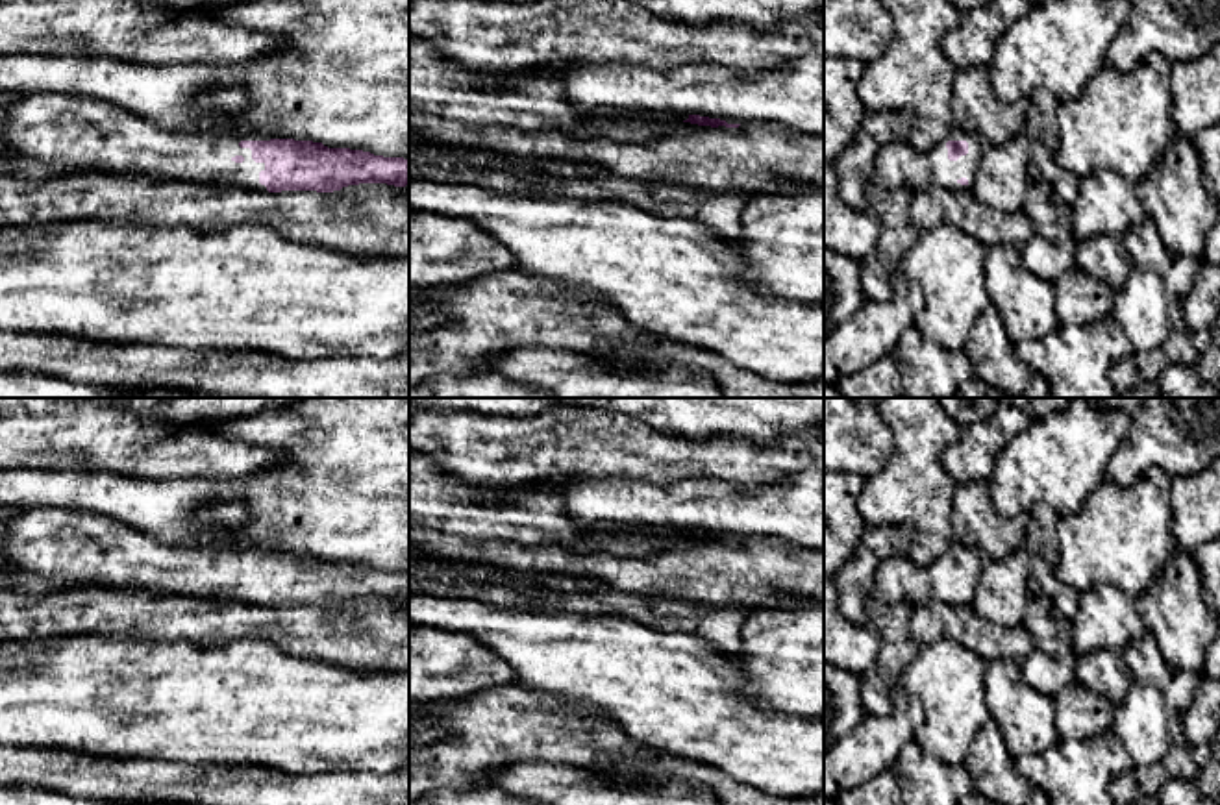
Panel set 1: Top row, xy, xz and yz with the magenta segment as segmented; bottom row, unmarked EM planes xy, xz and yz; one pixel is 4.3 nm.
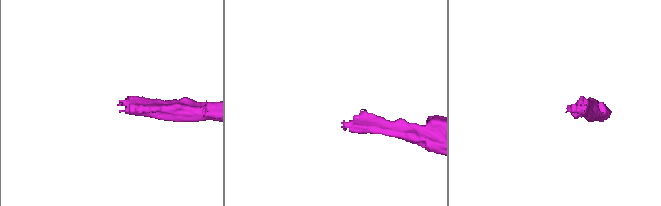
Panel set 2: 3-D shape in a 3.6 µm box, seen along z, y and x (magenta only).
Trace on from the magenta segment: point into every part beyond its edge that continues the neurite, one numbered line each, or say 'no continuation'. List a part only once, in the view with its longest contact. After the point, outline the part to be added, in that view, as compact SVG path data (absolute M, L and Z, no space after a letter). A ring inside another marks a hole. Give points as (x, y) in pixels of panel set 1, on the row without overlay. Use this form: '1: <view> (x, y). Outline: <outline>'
1: xy (93, 550). Outline: M44 505L13 507L4 518L0 555L11 570L35 577L72 581L81 587L139 588L185 594L202 600L244 601L267 607L259 598L265 577L252 574L241 555L270 555L261 548L239 546L168 546L106 514L63 511Z

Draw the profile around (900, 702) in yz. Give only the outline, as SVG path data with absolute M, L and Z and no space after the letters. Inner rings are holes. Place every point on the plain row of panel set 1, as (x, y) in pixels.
M896 683L887 716L865 716L824 753L824 798L837 801L842 792L892 770L922 724L922 705Z

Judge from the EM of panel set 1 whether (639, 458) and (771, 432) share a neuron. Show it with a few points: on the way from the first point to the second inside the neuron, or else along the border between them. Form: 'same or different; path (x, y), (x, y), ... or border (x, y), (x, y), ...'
different; border (697, 439), (745, 437), (761, 445), (780, 441)

